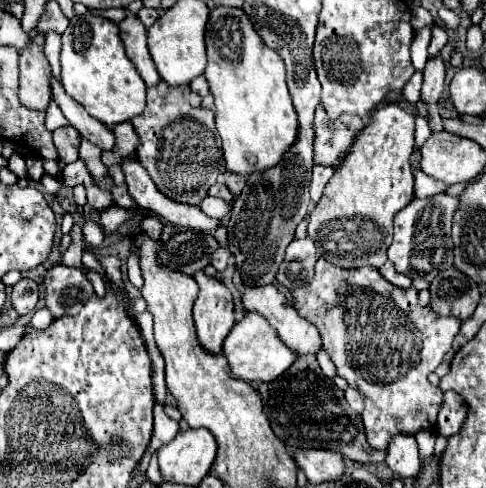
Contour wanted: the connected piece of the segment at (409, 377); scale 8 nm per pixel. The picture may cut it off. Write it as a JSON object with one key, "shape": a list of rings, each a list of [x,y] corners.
{"shape":[[[324,258],[316,262],[316,274],[304,288],[292,292],[296,310],[302,318],[312,322],[320,330],[322,346],[336,364],[336,374],[342,376],[350,388],[356,388],[364,398],[364,428],[368,444],[376,450],[386,450],[396,434],[416,434],[418,430],[434,430],[436,414],[442,404],[442,390],[428,382],[428,374],[434,372],[444,354],[450,350],[454,336],[460,330],[456,318],[438,318],[430,308],[418,304],[418,292],[414,288],[400,290],[382,280],[376,268],[338,268]]]}

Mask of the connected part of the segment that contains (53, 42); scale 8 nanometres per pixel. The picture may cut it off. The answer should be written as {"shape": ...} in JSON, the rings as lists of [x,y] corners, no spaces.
{"shape":[[[46,32],[46,48],[44,54],[52,66],[52,74],[54,78],[60,82],[60,34],[56,32]]]}

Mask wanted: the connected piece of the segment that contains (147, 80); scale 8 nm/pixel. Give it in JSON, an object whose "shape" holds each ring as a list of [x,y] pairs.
{"shape":[[[128,14],[118,26],[120,26],[120,36],[124,40],[124,46],[126,46],[126,56],[136,66],[146,88],[156,86],[160,82],[160,74],[156,72],[148,46],[146,46],[146,28],[134,18],[134,14]]]}

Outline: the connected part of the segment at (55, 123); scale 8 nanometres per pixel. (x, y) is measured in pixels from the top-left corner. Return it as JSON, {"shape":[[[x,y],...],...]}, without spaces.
{"shape":[[[50,100],[48,108],[46,108],[46,128],[52,132],[64,124],[68,124],[68,120],[64,120],[64,114],[60,112],[60,108],[54,104],[54,100]]]}

